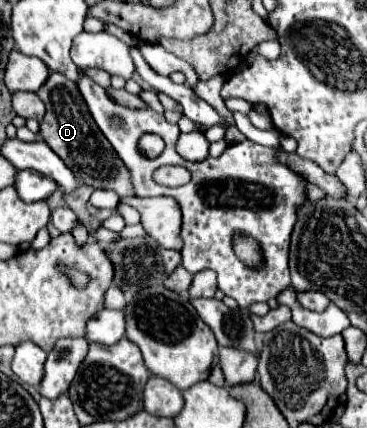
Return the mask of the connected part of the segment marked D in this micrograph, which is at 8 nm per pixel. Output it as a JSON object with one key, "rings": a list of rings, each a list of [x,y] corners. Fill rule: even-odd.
{"rings":[[[51,72],[45,84],[37,90],[37,96],[47,106],[47,114],[43,122],[39,124],[39,132],[43,140],[49,144],[49,148],[53,148],[53,152],[57,152],[57,156],[61,156],[65,164],[69,164],[69,170],[75,172],[77,180],[93,188],[113,190],[119,194],[119,198],[135,196],[129,170],[125,168],[125,164],[121,164],[121,158],[113,152],[111,144],[105,140],[101,130],[97,128],[75,82],[67,80],[59,72]]]}

